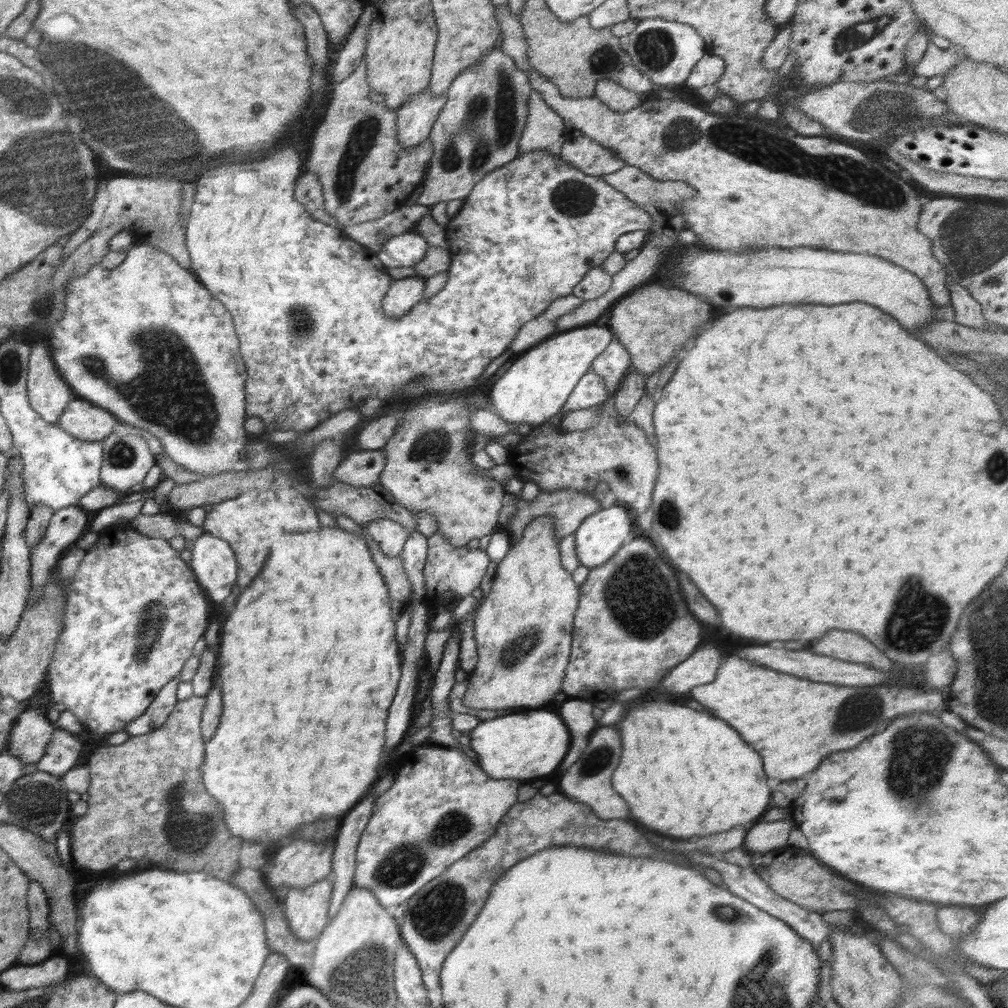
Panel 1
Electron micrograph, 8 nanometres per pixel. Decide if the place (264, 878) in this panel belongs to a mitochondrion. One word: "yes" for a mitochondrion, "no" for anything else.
no

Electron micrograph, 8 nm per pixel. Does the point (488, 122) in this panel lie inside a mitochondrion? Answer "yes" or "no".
yes

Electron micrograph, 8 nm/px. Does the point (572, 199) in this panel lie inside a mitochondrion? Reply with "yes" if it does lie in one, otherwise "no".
yes

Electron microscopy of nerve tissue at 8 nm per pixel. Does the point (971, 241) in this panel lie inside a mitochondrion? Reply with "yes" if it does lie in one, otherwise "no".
yes

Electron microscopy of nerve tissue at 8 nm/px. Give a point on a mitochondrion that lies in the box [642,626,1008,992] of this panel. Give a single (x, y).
(920, 754)

